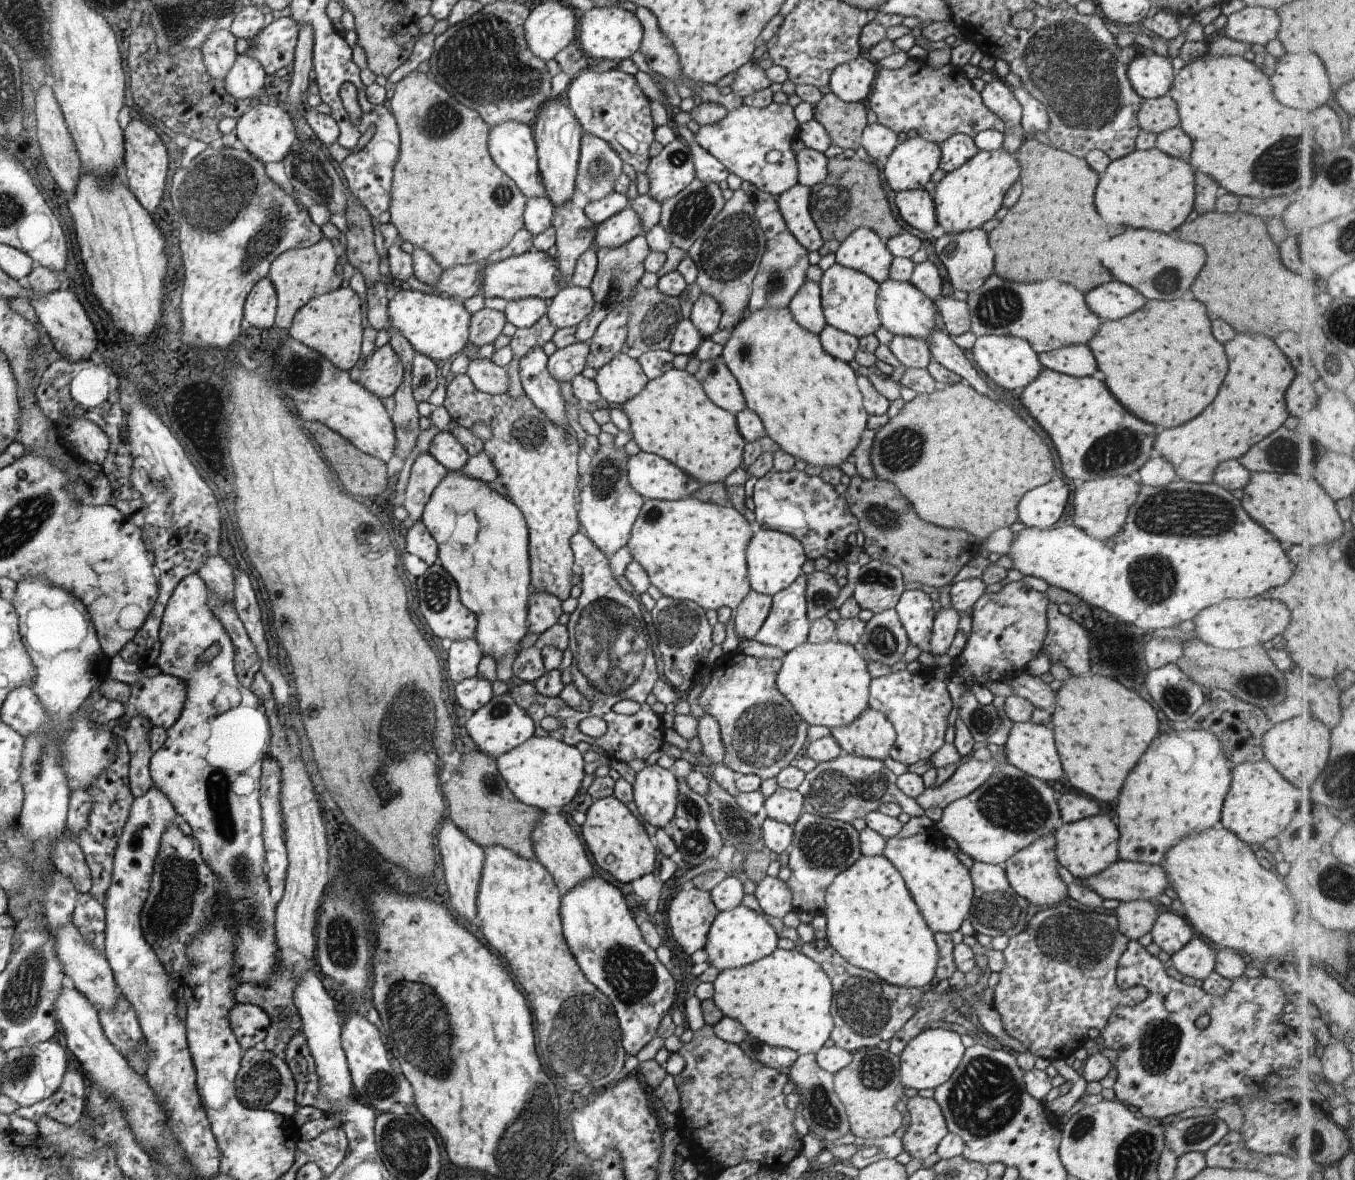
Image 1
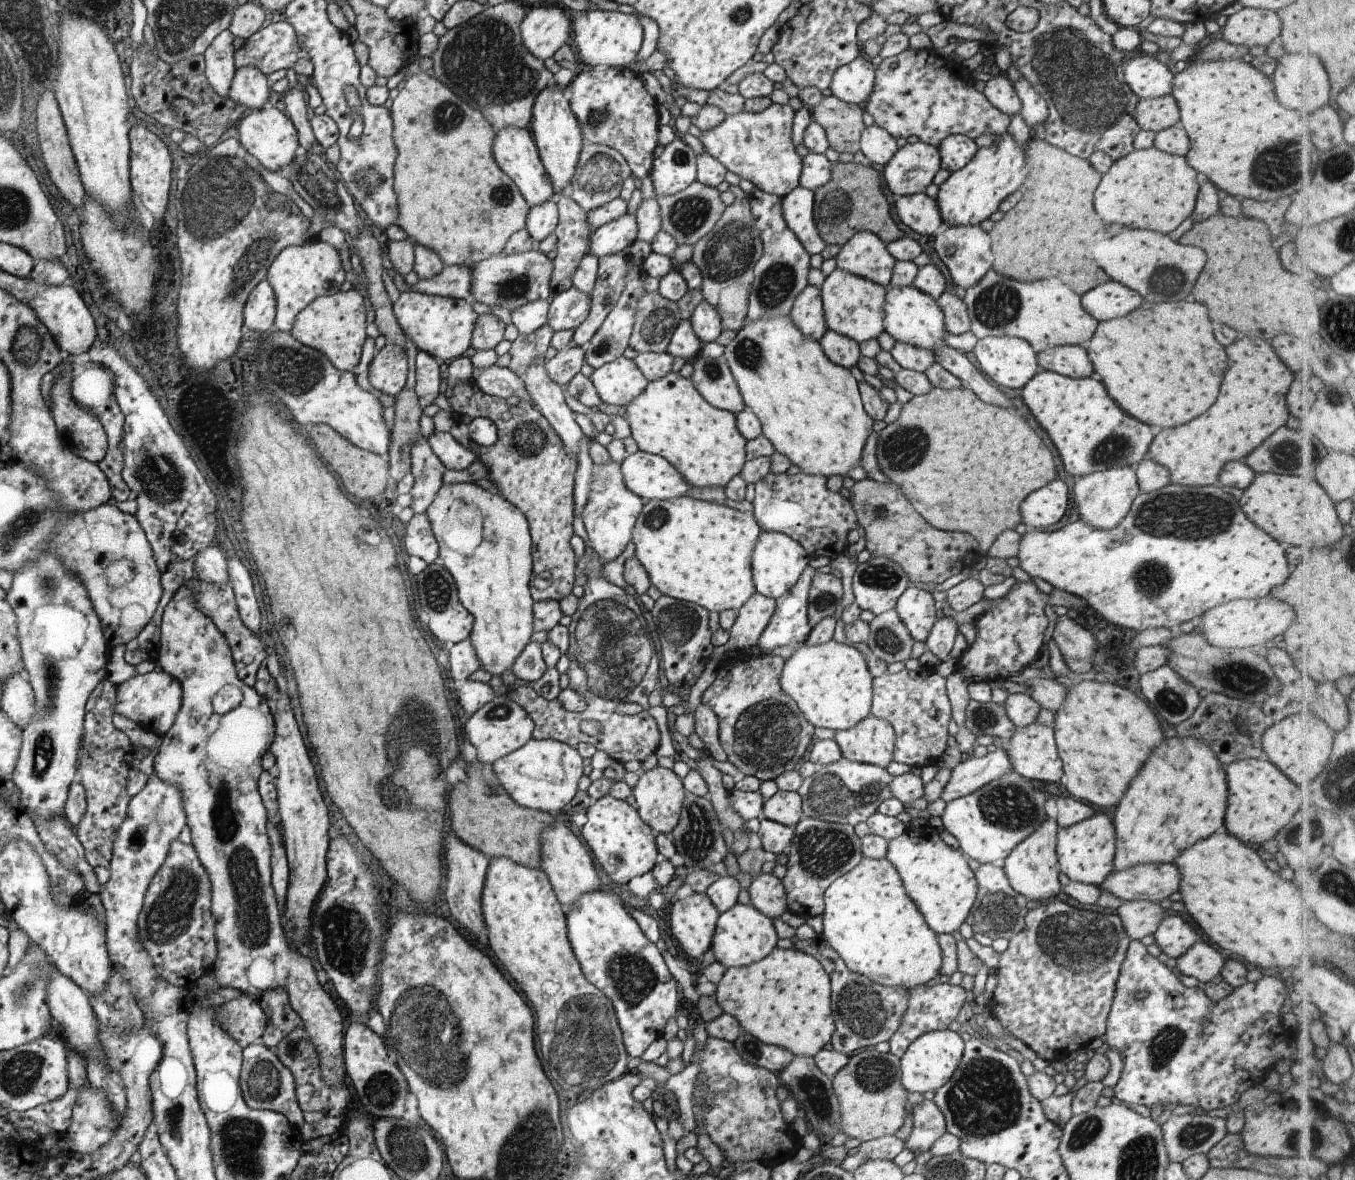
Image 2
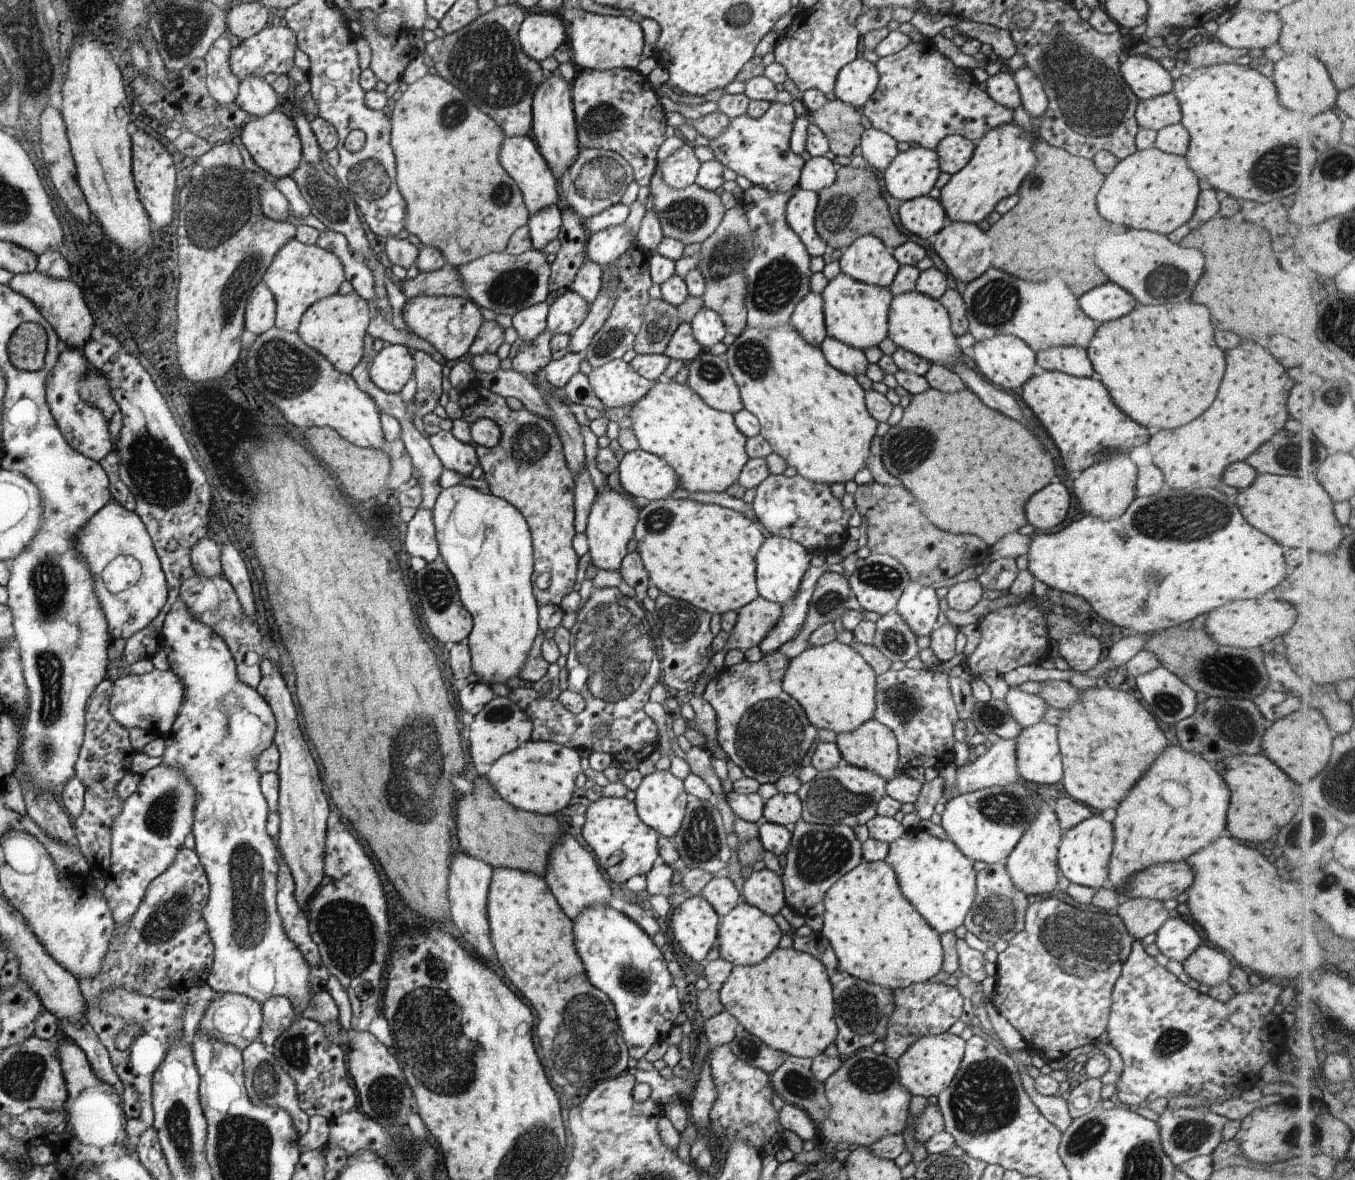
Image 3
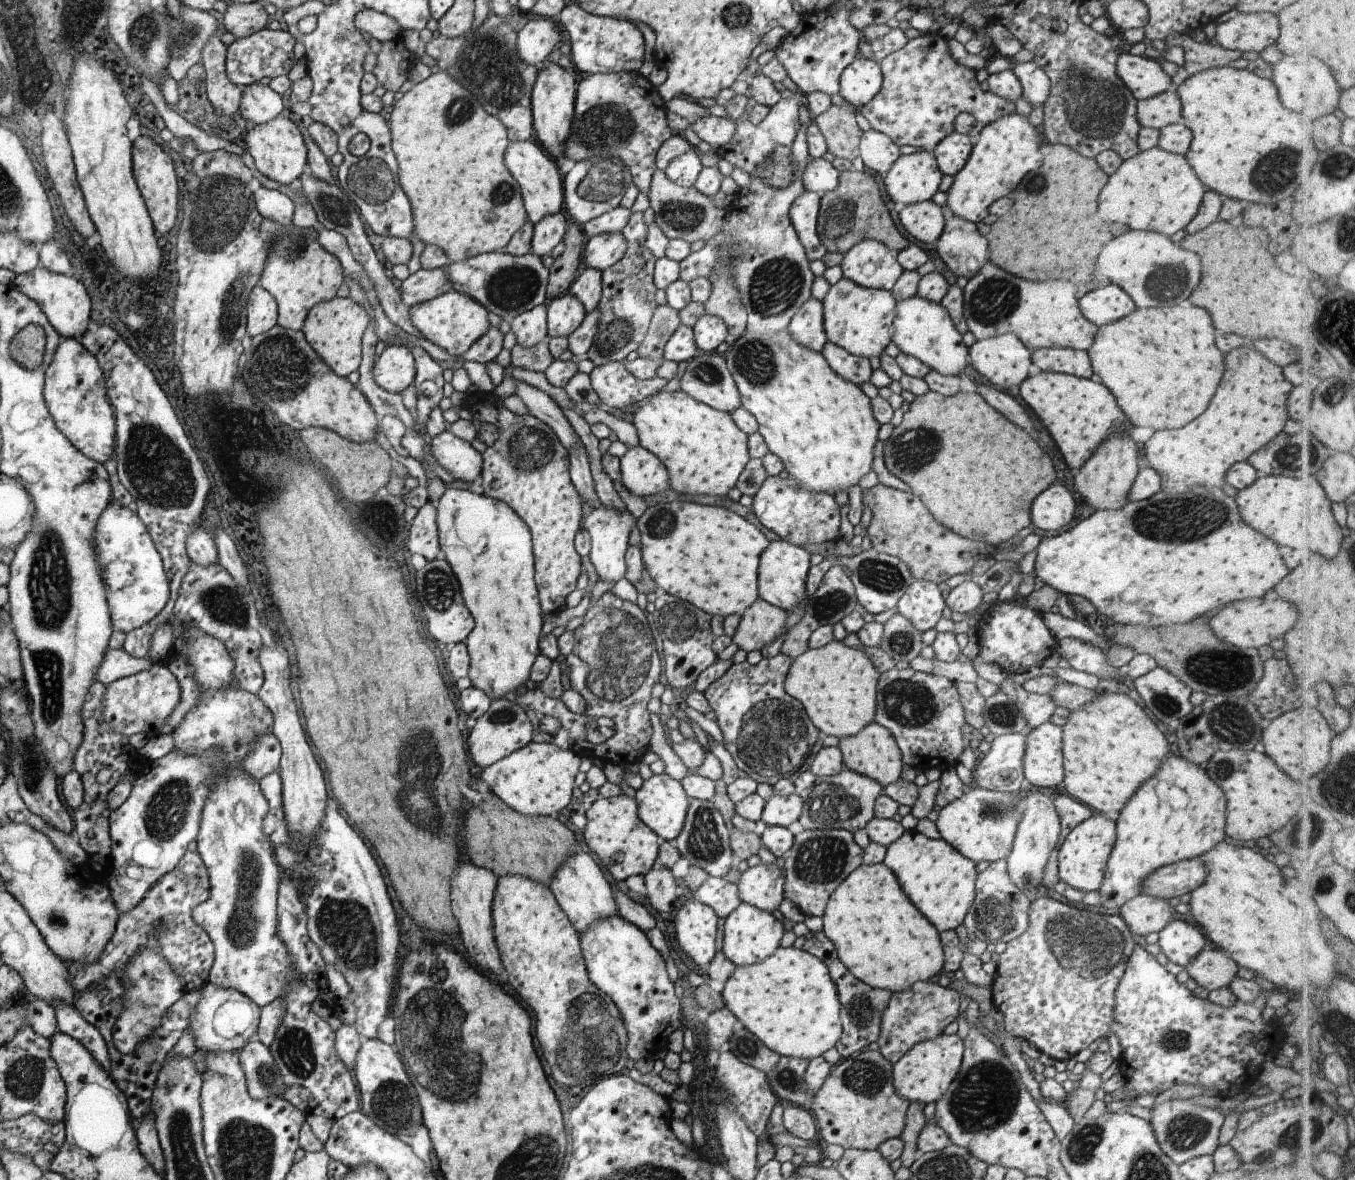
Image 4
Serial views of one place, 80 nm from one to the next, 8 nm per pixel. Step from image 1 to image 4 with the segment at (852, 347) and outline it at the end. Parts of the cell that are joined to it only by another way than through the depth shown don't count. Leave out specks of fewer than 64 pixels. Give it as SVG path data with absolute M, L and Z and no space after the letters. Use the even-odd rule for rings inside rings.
M826 342L821 354L842 380L859 387L863 383L870 382L873 373L870 359L850 354L831 342Z

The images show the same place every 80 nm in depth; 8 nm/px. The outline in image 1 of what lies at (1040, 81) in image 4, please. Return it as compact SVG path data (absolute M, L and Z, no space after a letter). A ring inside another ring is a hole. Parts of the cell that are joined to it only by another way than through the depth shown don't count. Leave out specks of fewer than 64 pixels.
M1024 86L1013 89L1013 94L1022 108L1021 126L1026 137L1045 134L1049 124L1048 108L1046 108L1045 100L1032 96Z

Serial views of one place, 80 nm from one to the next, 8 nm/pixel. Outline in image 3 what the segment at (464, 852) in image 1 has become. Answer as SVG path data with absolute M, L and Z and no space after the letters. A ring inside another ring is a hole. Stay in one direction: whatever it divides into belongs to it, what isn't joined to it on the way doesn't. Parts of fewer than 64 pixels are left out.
M464 852L454 856L454 868L450 868L450 914L452 922L456 923L462 932L464 942L474 950L476 956L490 960L494 958L494 948L490 940L490 926L488 921L488 890L492 882L493 868L484 860L472 858Z

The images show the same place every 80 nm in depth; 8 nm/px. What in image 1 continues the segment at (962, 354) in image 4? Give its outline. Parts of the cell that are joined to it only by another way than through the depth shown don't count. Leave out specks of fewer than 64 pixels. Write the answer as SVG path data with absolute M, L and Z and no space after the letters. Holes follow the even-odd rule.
M890 277L880 284L878 290L878 314L880 321L894 336L908 336L910 338L922 338L927 341L932 330L936 330L934 309L935 302L924 292L915 288L910 282L898 282Z

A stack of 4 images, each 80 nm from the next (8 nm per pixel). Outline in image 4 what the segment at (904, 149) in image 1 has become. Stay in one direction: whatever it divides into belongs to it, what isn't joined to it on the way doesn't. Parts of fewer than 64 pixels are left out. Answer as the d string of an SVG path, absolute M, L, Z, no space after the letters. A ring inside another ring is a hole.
M922 150L922 152L912 152L907 156L901 155L886 174L886 192L893 202L906 206L926 202L932 200L934 194L938 192L943 176L932 152Z

